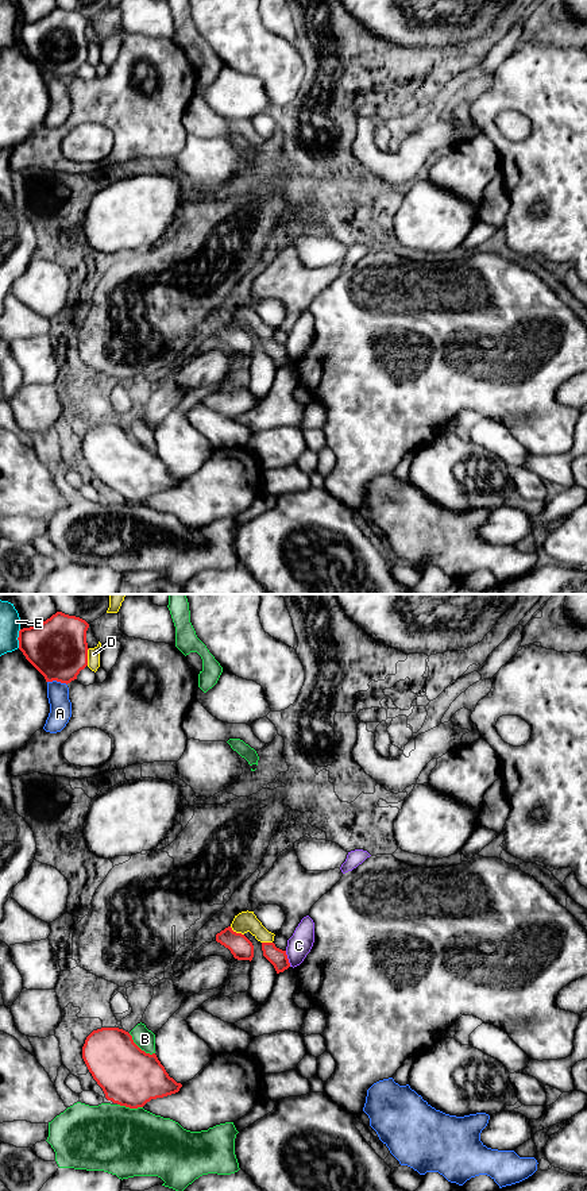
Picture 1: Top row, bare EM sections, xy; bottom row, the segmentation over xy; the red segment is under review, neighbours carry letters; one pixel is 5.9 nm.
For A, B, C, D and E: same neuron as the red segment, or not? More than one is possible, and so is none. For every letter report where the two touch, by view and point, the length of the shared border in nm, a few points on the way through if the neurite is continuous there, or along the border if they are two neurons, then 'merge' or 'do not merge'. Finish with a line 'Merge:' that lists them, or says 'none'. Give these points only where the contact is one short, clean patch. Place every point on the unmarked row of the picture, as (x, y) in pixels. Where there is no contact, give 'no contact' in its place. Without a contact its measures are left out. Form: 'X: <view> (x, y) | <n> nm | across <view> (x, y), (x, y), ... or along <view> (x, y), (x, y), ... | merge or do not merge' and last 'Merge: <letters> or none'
A: xy (57, 76) | 120 nm | do not merge
B: xy (139, 443) | 200 nm | do not merge
C: xy (288, 354) | 100 nm | along xy (285, 346), (290, 361) | do not merge
D: xy (87, 51) | 110 nm | do not merge
E: xy (18, 34) | 110 nm | do not merge
Merge: none

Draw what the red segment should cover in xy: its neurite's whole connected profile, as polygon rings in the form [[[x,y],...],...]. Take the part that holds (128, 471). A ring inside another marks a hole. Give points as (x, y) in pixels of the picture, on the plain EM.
[[[119,423],[93,425],[82,442],[82,454],[105,493],[130,504],[143,502],[151,494],[175,489],[182,482],[169,471],[155,448],[142,446],[132,431]]]

